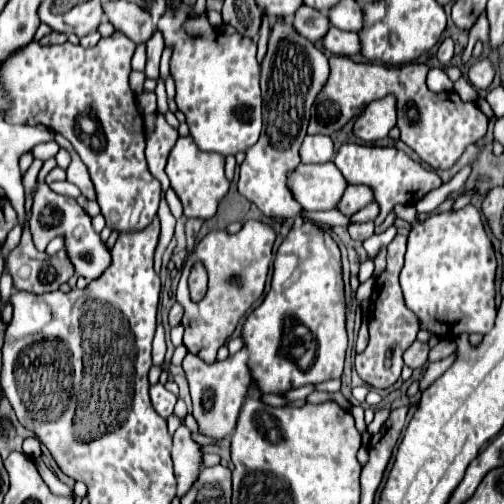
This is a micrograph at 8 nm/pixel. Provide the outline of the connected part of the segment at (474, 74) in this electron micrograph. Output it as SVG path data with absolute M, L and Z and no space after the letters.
M482 56L482 58L478 58L478 60L470 66L470 70L468 70L468 80L470 80L470 84L472 84L476 90L486 90L486 88L492 84L494 74L496 74L494 64L490 62L488 56Z

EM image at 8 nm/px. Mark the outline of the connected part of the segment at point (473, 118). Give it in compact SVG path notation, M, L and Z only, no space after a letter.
M330 56L330 76L324 88L318 92L316 102L310 110L308 134L334 134L346 122L362 114L364 106L384 94L394 94L404 106L404 124L400 128L400 140L406 142L422 162L434 170L450 168L468 144L476 144L488 126L488 118L478 110L476 104L464 104L456 92L434 94L426 88L426 64L404 64L384 66L372 62L354 62L346 56Z

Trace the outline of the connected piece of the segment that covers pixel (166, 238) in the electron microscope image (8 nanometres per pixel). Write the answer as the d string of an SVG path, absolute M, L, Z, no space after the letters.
M161 192L161 200L157 212L160 219L161 231L159 242L154 254L154 270L157 274L161 271L164 251L172 240L175 231L176 219L172 216L169 210L165 194Z

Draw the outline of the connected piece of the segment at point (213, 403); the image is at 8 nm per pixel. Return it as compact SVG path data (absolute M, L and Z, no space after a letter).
M242 346L240 352L234 356L228 356L224 362L216 360L212 364L206 364L200 360L200 356L186 354L182 368L186 372L186 380L190 384L190 394L192 394L192 404L194 404L194 418L200 424L202 434L212 436L212 438L224 438L228 436L238 420L240 406L244 404L244 398L248 396L248 390L252 386L252 372L248 368L248 348Z

